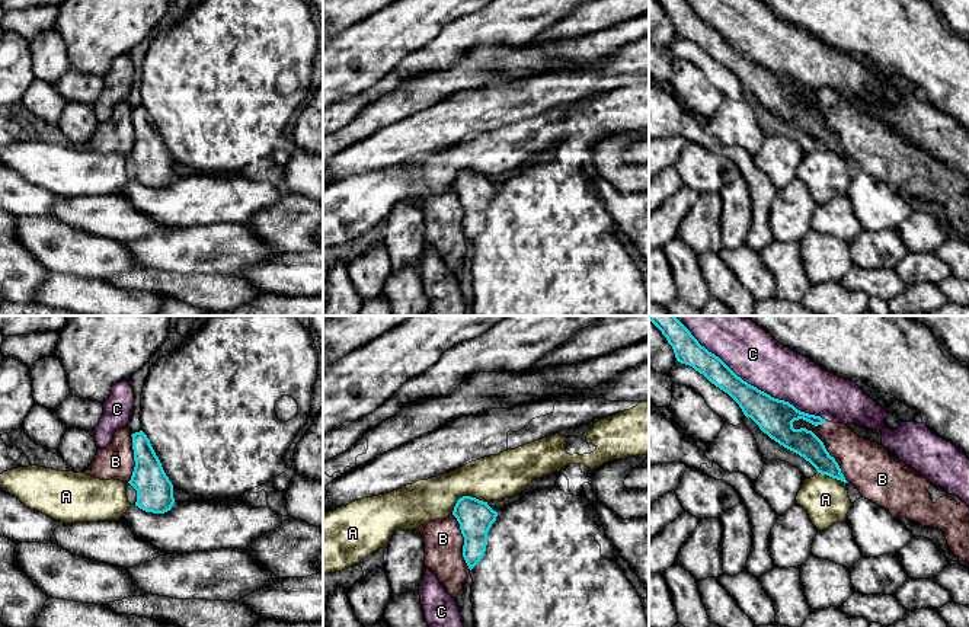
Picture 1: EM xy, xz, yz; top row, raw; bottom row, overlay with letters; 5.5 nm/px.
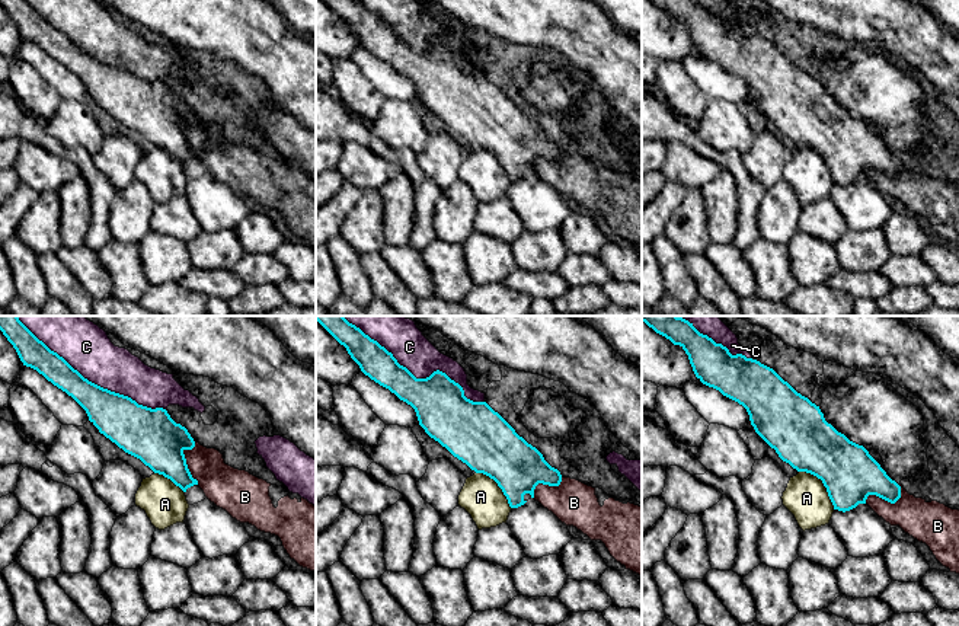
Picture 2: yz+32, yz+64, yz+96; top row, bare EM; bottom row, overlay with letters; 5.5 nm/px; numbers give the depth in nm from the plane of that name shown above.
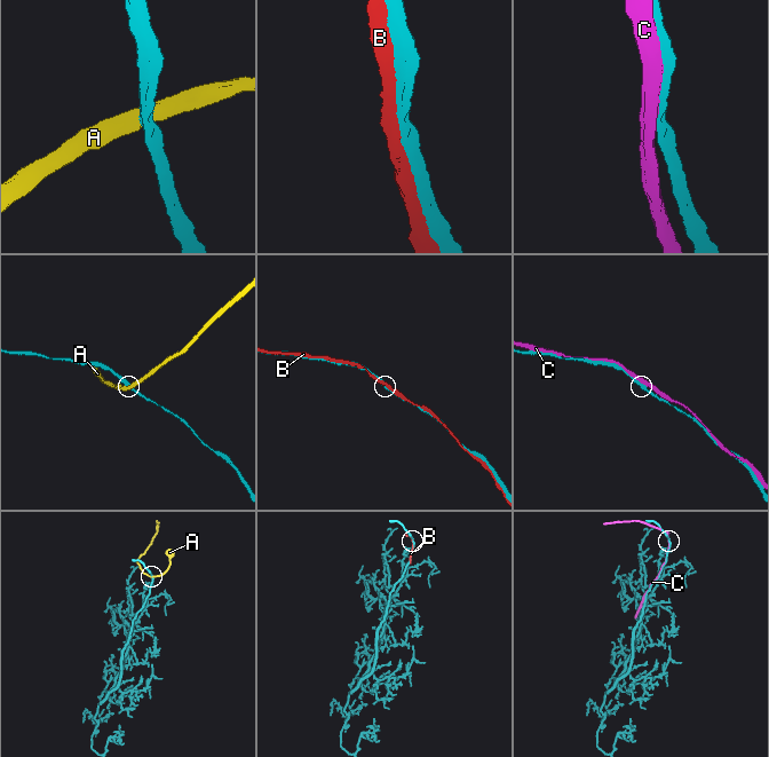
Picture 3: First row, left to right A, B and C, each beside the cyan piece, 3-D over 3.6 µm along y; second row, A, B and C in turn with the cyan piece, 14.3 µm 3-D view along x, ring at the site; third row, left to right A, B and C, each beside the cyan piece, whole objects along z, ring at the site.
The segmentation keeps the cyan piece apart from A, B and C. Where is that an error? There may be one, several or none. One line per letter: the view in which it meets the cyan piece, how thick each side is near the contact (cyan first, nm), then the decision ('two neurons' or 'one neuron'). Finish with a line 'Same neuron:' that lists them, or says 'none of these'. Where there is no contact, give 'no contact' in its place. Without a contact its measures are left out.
A: xz | 190/240 nm | two neurons
B: yz | 150/260 nm | two neurons
C: yz | 200/280 nm | two neurons
Same neuron: none of these

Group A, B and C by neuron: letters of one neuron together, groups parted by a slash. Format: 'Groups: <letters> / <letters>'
Groups: A / B / C

